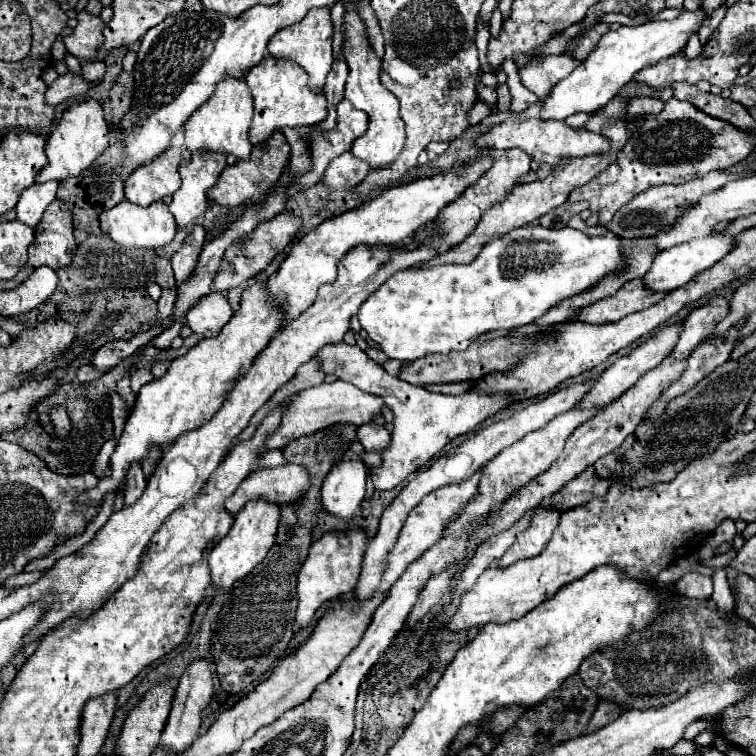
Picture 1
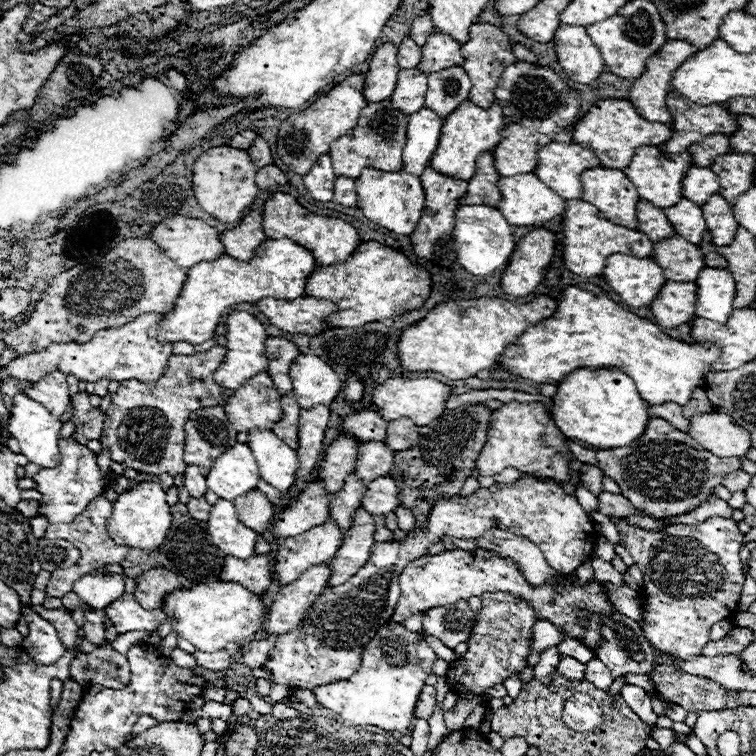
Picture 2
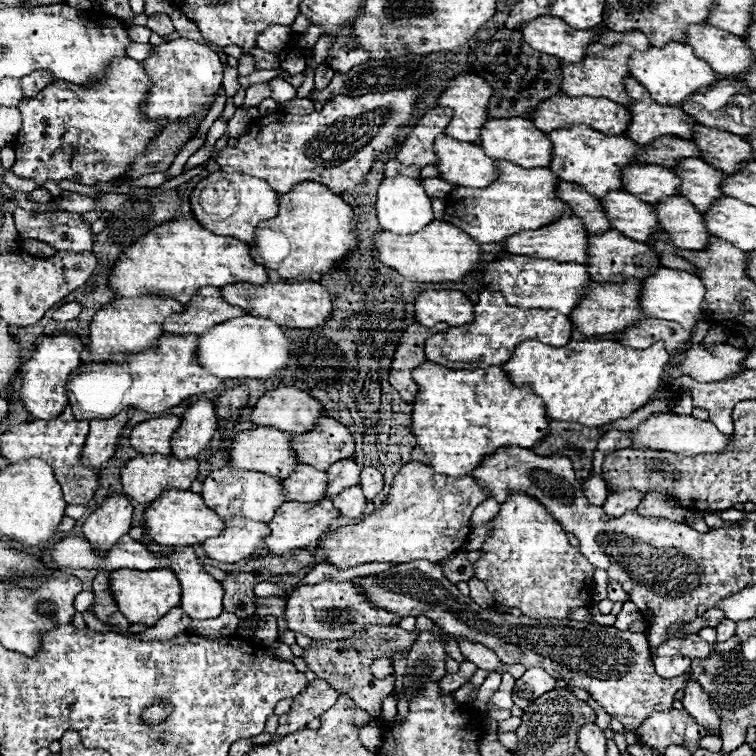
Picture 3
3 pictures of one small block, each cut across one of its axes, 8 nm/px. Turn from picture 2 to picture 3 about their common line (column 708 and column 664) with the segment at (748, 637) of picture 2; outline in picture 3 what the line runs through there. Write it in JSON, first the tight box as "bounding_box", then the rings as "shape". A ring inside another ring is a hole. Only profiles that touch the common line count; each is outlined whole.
{"bounding_box":[656,634,712,658],"shape":[[[696,634],[688,638],[674,638],[661,644],[656,651],[657,656],[688,656],[688,658],[704,658],[712,654],[712,646],[704,640],[700,640]]]}

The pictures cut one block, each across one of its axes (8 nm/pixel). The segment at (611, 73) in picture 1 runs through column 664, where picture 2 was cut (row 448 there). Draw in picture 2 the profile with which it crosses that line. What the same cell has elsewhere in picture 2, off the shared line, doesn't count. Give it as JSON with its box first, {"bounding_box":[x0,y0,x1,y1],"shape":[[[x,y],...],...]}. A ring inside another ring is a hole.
{"bounding_box":[8,392,62,468],"shape":[[[24,392],[14,396],[14,404],[10,408],[10,420],[8,420],[8,432],[12,438],[16,438],[20,442],[22,454],[38,464],[40,468],[54,468],[58,466],[60,460],[60,452],[58,452],[58,432],[62,428],[62,422],[54,416],[50,416],[46,412],[46,408],[42,408],[38,402],[30,400]]]}

